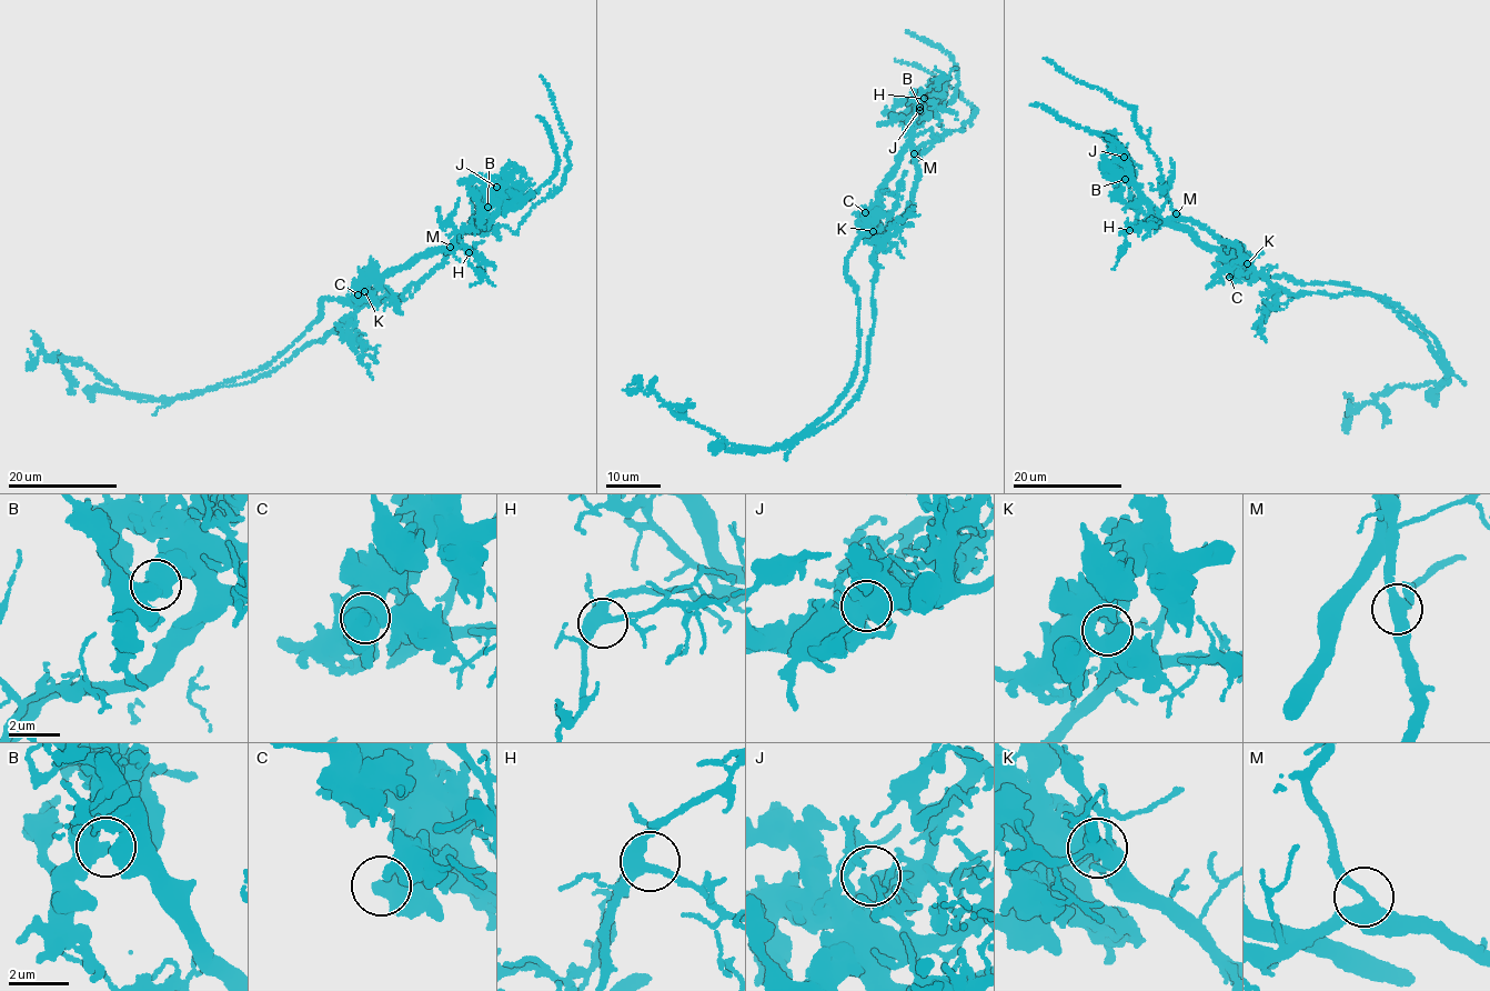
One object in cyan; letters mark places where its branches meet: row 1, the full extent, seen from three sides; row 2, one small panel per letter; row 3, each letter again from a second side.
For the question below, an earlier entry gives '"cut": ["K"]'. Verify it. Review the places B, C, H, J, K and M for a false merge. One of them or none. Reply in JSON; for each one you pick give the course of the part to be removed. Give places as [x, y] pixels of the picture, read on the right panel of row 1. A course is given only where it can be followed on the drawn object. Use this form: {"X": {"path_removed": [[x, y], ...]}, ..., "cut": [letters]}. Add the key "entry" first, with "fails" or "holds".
{"entry": "holds", "K": {"path_removed": [[1247, 263], [1294, 296], [1387, 298], [1435, 337], [1449, 374], [1437, 386], [1346, 412]]}, "cut": ["K"]}

